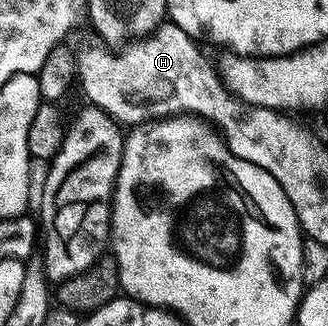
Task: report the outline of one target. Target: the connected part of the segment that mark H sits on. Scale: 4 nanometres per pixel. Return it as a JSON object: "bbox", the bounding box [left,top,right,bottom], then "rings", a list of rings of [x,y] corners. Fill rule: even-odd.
{"bbox":[76,22,237,125],"rings":[[[163,22],[148,36],[134,39],[116,50],[97,44],[76,53],[76,75],[89,99],[86,101],[102,108],[118,124],[146,123],[151,116],[149,107],[152,104],[173,104],[174,113],[195,116],[210,125],[233,116],[237,97],[221,81],[214,61],[212,64],[201,53],[202,45],[179,25]]]}

